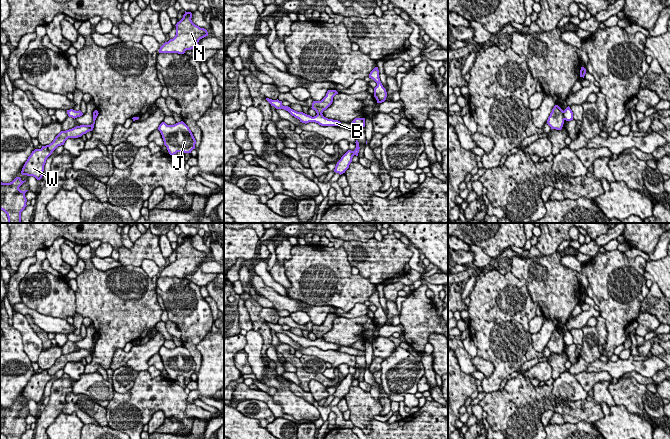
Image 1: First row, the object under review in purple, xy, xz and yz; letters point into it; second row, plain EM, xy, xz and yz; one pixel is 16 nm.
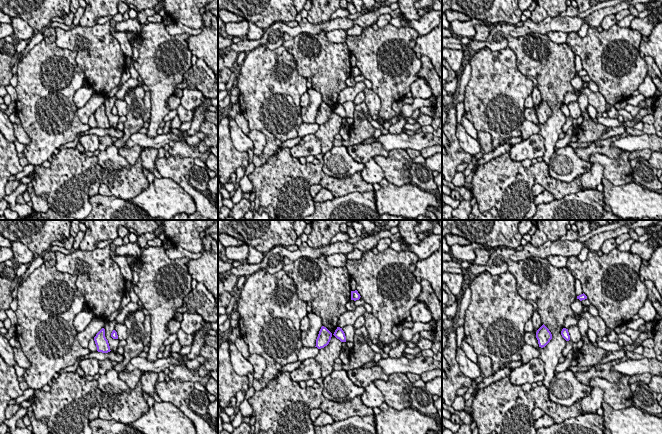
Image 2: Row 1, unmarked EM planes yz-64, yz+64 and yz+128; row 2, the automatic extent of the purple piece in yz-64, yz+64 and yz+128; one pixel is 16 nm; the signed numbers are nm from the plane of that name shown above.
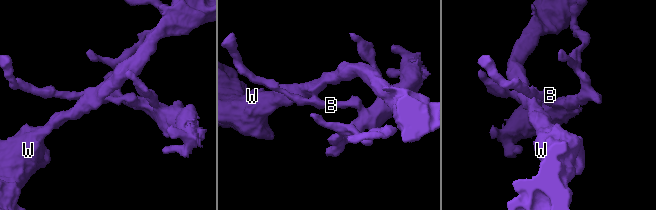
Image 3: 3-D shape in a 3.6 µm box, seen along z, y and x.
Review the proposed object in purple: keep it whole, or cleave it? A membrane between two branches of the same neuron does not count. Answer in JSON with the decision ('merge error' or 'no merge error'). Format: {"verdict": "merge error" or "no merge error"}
{"verdict": "merge error"}

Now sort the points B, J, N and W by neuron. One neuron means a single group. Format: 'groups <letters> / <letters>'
groups B J / N W

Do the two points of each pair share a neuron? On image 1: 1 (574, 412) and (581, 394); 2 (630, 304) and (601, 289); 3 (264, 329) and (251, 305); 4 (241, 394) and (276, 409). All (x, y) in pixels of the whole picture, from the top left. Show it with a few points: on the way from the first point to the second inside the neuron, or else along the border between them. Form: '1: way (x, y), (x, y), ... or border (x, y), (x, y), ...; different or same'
1: border (588, 392), (585, 398), (577, 400), (556, 396); different
2: way (623, 299), (613, 289), (608, 289); same
3: way (258, 323), (254, 316), (254, 311); same
4: way (250, 394), (261, 395), (267, 400); same

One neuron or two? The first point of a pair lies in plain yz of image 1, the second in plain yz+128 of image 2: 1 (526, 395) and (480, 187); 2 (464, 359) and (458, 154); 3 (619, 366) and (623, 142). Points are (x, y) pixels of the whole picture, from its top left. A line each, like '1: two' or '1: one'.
1: one
2: two
3: one

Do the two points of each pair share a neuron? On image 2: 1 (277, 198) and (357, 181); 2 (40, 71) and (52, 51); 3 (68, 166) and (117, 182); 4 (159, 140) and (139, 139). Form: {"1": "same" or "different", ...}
{"1": "same", "2": "same", "3": "same", "4": "same"}

